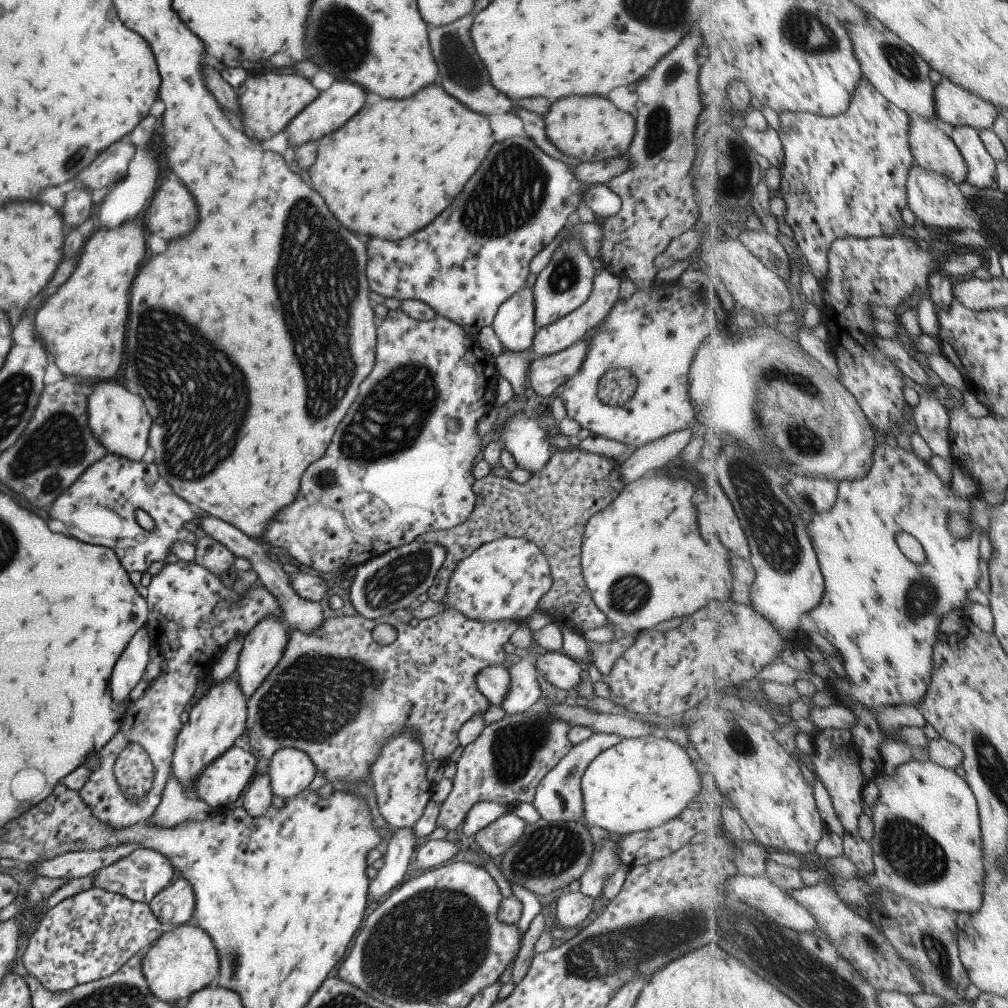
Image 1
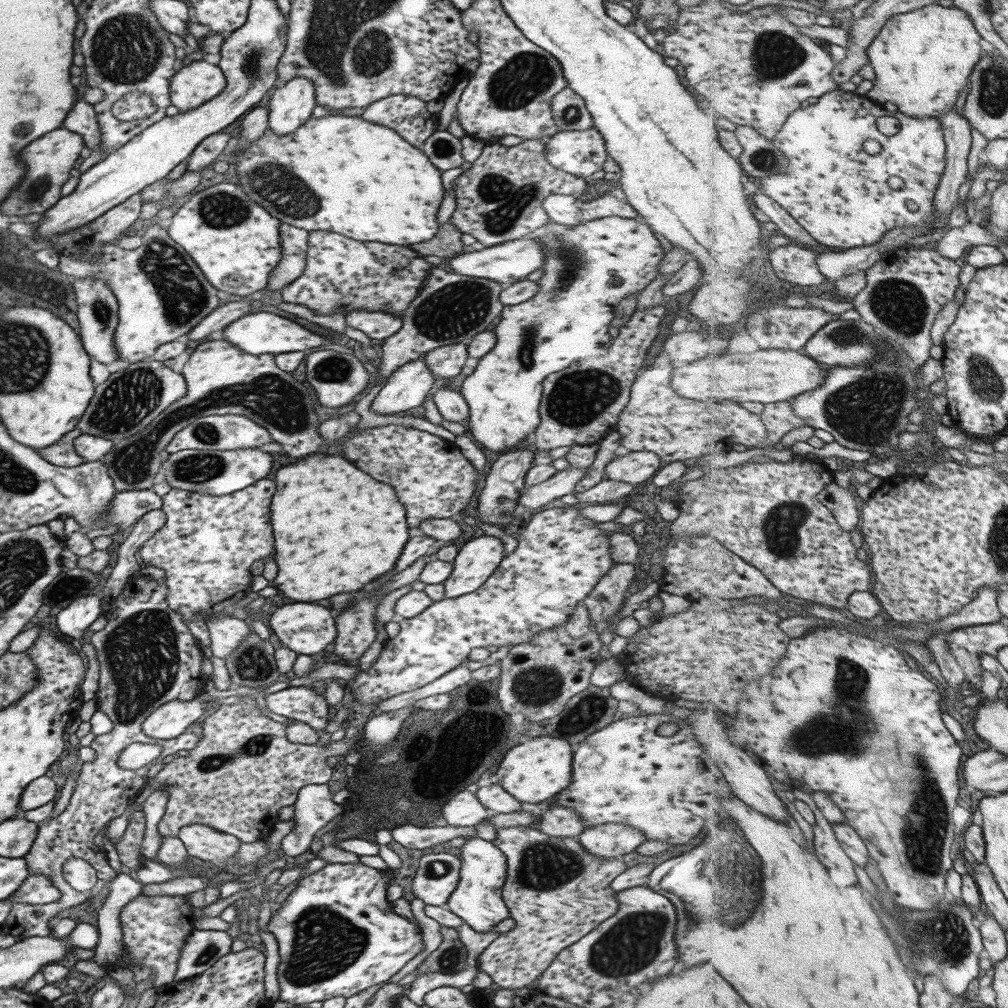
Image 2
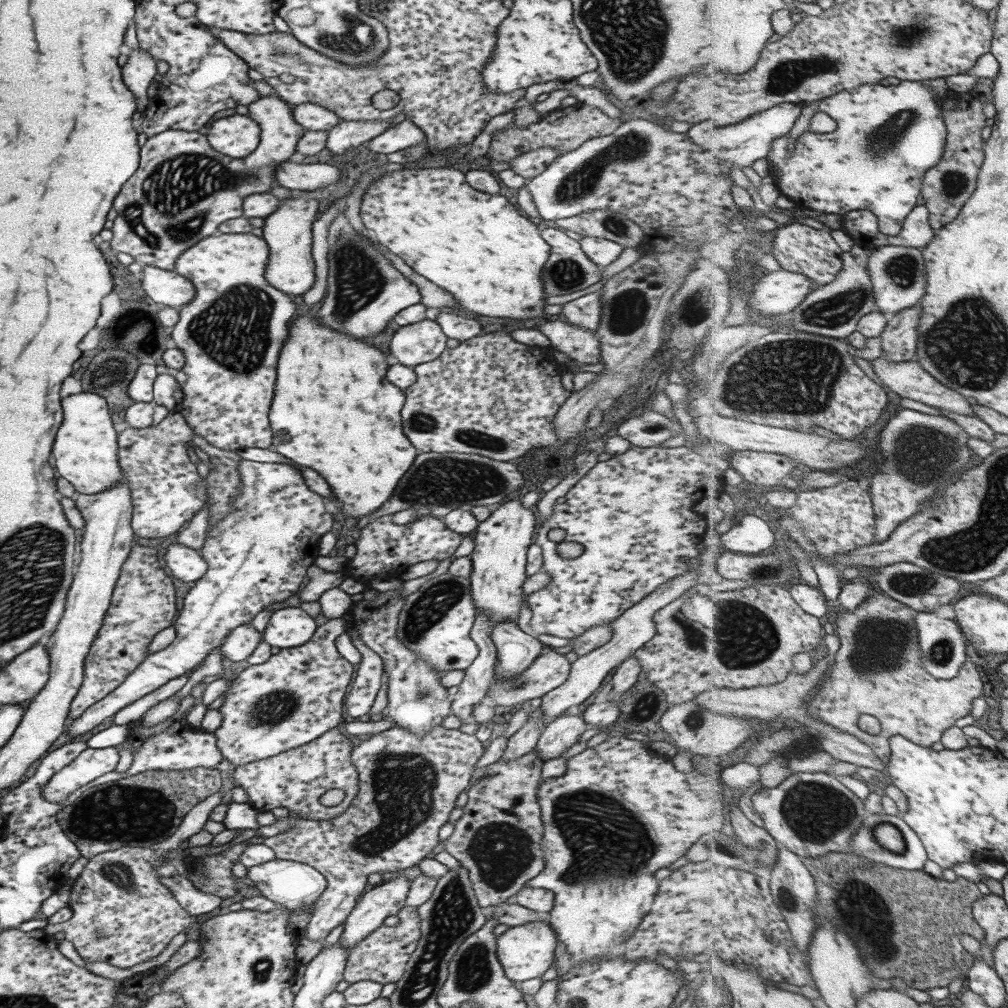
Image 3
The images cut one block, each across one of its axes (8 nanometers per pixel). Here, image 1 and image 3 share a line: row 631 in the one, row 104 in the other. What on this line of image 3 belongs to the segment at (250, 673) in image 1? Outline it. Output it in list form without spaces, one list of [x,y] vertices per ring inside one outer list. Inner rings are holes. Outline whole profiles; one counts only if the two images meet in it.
[[[276,94],[261,96],[246,107],[247,116],[255,121],[260,129],[260,140],[258,146],[244,158],[225,159],[223,154],[210,148],[206,138],[198,131],[167,130],[147,138],[139,150],[139,168],[121,186],[119,194],[113,200],[113,210],[117,212],[117,216],[113,220],[109,245],[116,253],[125,252],[140,265],[173,271],[176,259],[185,248],[205,236],[211,236],[221,222],[242,216],[242,203],[245,198],[269,192],[275,185],[276,169],[289,161],[289,157],[296,152],[295,146],[305,131],[292,118],[291,106]]]

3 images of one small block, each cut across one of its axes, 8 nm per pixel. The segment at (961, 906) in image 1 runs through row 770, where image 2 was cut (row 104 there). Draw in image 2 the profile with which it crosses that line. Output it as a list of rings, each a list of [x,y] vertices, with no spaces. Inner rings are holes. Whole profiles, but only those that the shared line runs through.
[[[930,4],[923,9],[897,14],[886,22],[868,48],[870,65],[874,69],[876,79],[867,96],[880,104],[891,102],[899,111],[913,118],[940,119],[957,104],[961,90],[969,84],[970,76],[979,64],[985,49],[983,38],[975,30],[973,20],[969,18],[967,12],[954,6]]]

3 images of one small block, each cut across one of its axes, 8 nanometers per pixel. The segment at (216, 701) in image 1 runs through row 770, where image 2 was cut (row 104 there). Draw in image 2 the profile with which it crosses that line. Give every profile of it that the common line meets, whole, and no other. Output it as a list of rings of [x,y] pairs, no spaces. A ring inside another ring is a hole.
[[[202,59],[187,63],[170,78],[170,104],[179,112],[191,110],[216,97],[225,83],[225,77],[217,65]]]

